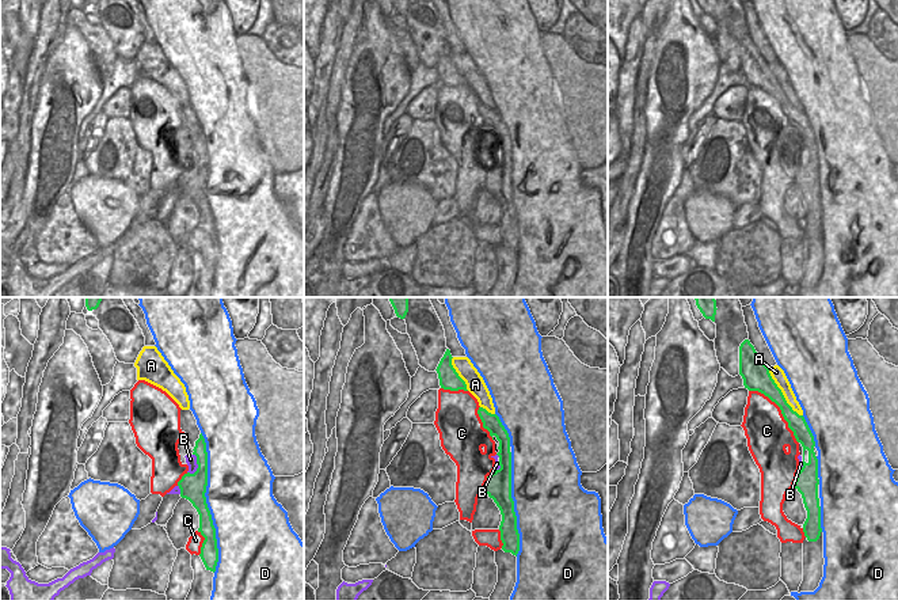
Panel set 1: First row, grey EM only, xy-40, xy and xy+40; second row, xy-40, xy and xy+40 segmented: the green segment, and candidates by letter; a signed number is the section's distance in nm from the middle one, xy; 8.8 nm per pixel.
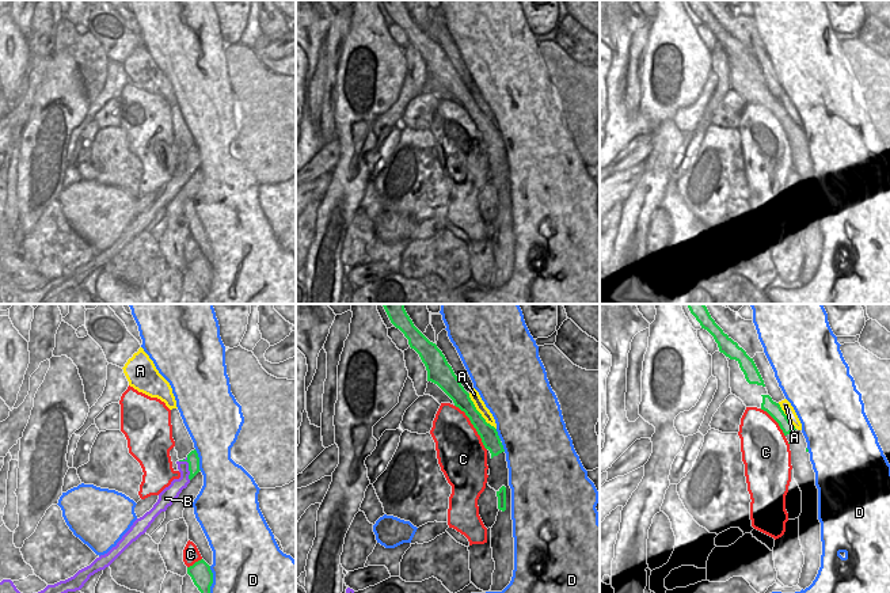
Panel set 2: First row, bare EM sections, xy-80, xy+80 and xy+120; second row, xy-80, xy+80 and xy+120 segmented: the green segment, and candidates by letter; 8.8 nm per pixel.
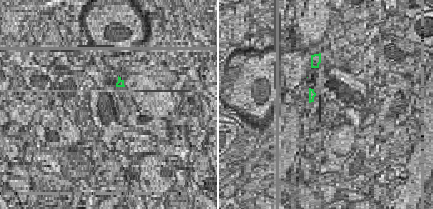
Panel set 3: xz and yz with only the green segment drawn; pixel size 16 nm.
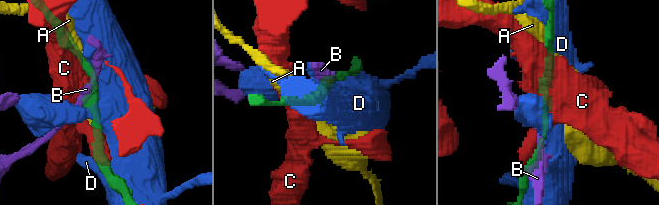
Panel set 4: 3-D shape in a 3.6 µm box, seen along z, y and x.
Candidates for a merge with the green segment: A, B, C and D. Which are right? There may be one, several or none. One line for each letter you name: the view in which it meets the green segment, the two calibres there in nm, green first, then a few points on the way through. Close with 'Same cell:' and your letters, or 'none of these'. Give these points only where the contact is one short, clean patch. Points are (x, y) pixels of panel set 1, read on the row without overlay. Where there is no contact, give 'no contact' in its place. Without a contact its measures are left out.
Same cell: none of these

